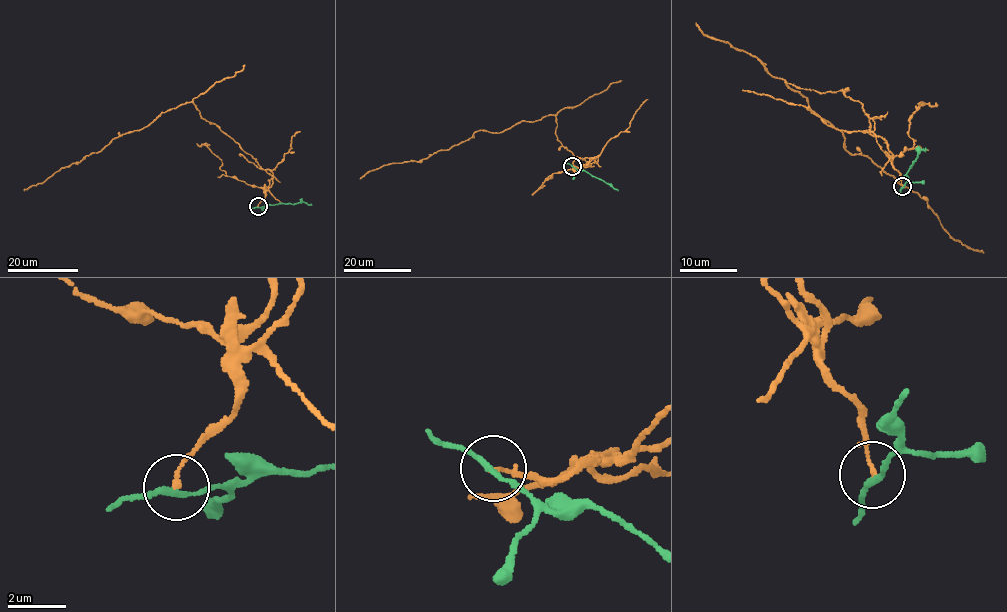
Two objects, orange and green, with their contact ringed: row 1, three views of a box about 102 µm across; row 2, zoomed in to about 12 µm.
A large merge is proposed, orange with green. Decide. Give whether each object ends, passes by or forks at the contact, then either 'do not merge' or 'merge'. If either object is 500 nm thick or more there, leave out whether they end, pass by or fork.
orange ends; green passes by; do not merge

